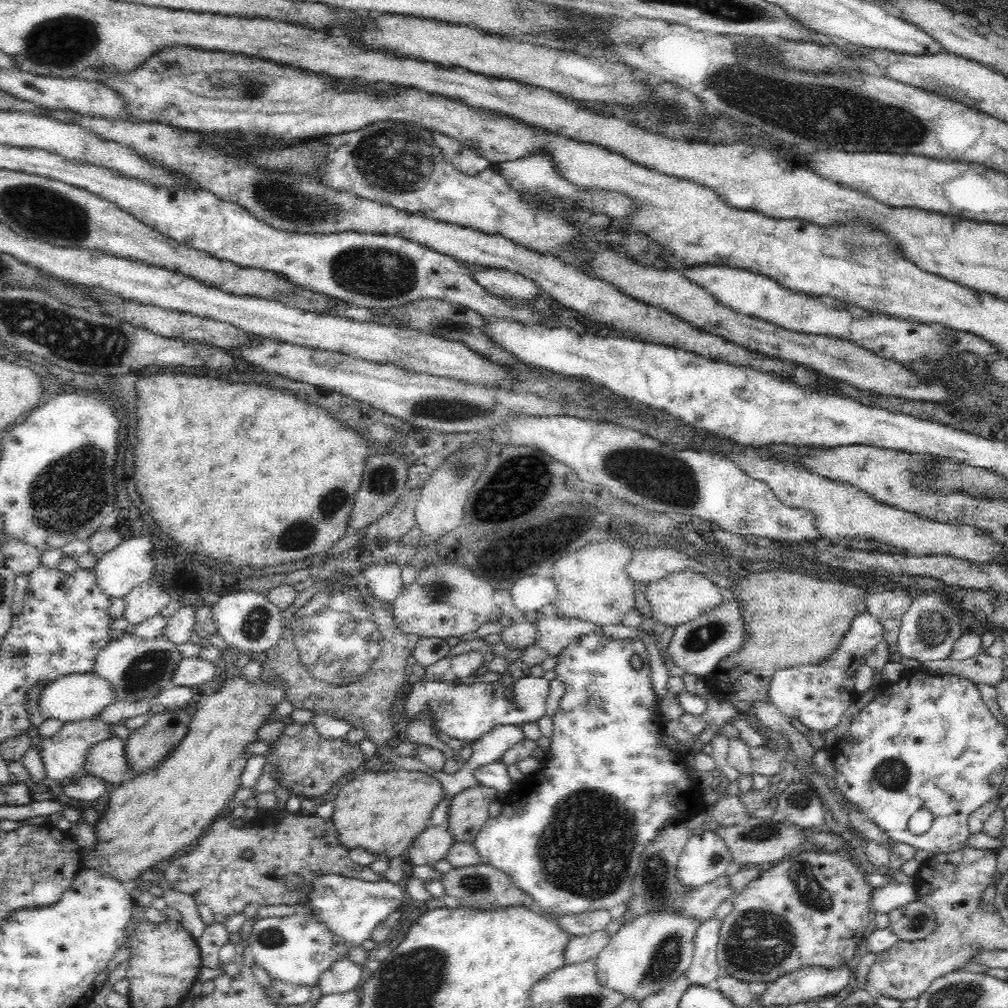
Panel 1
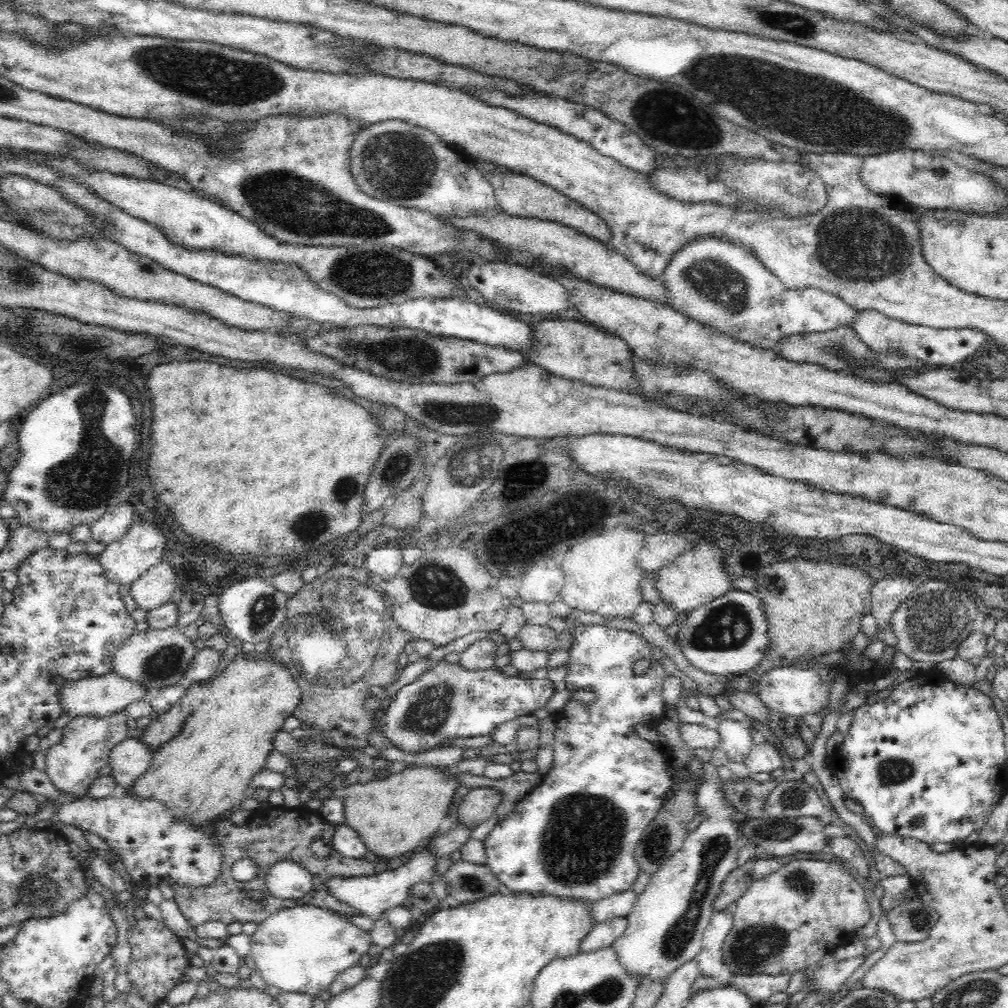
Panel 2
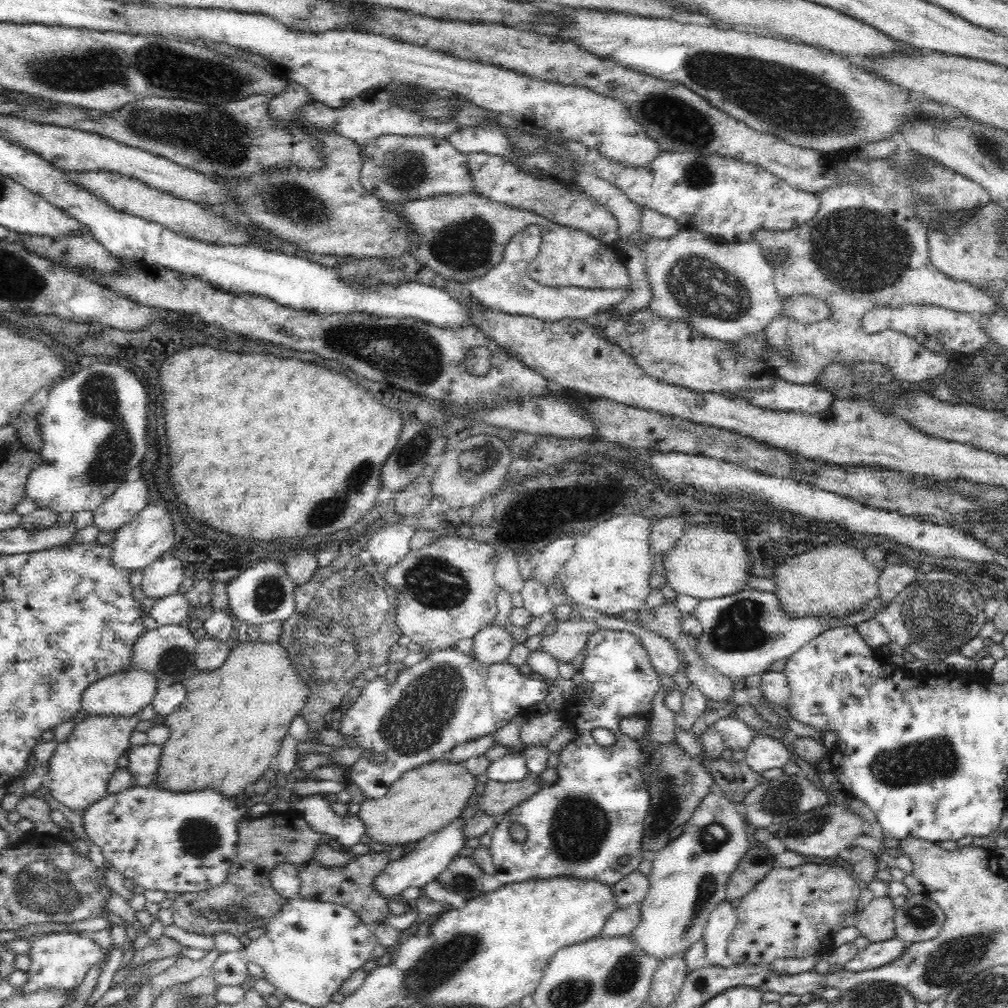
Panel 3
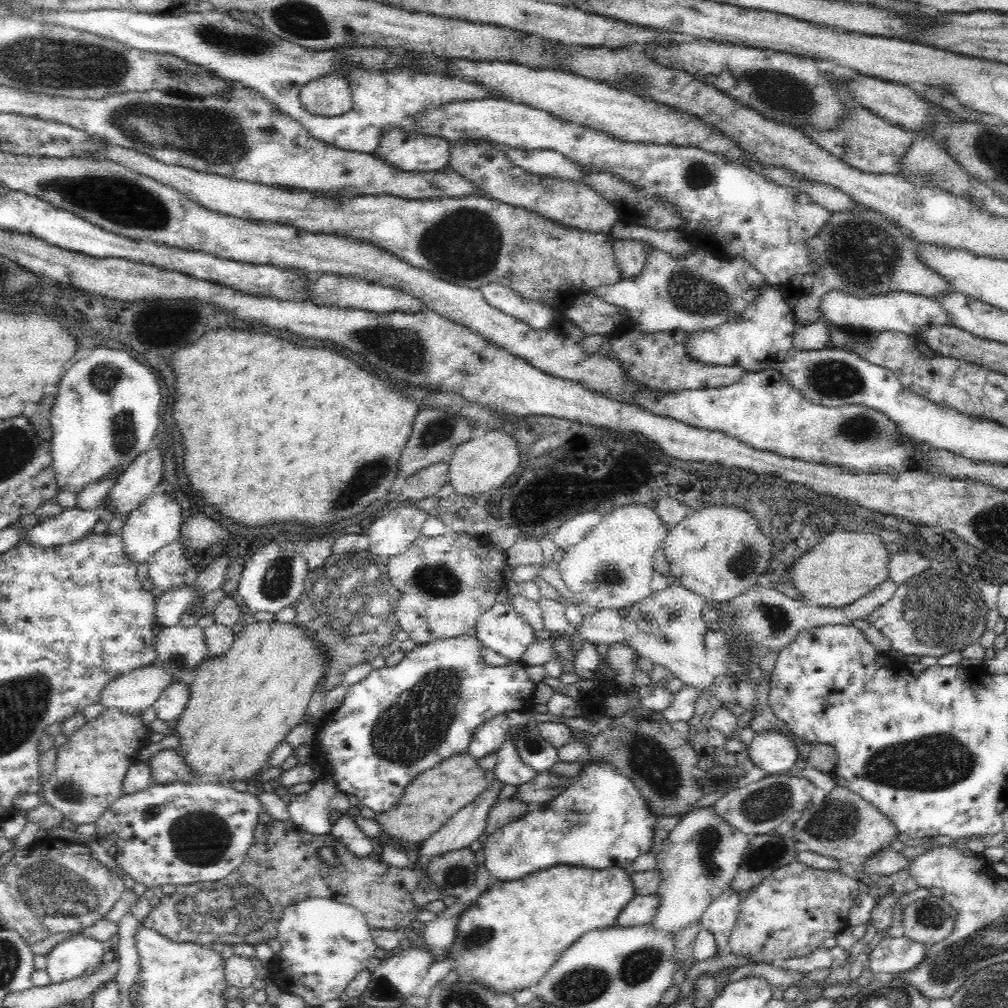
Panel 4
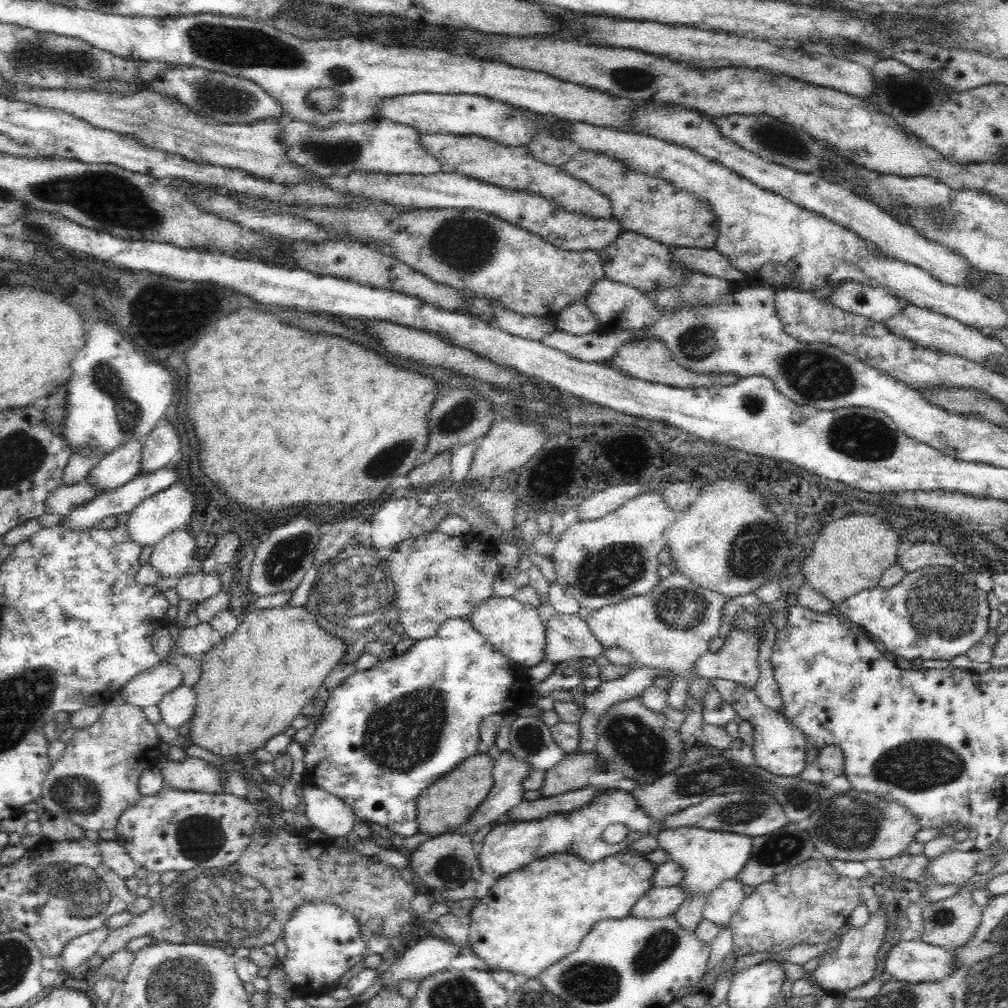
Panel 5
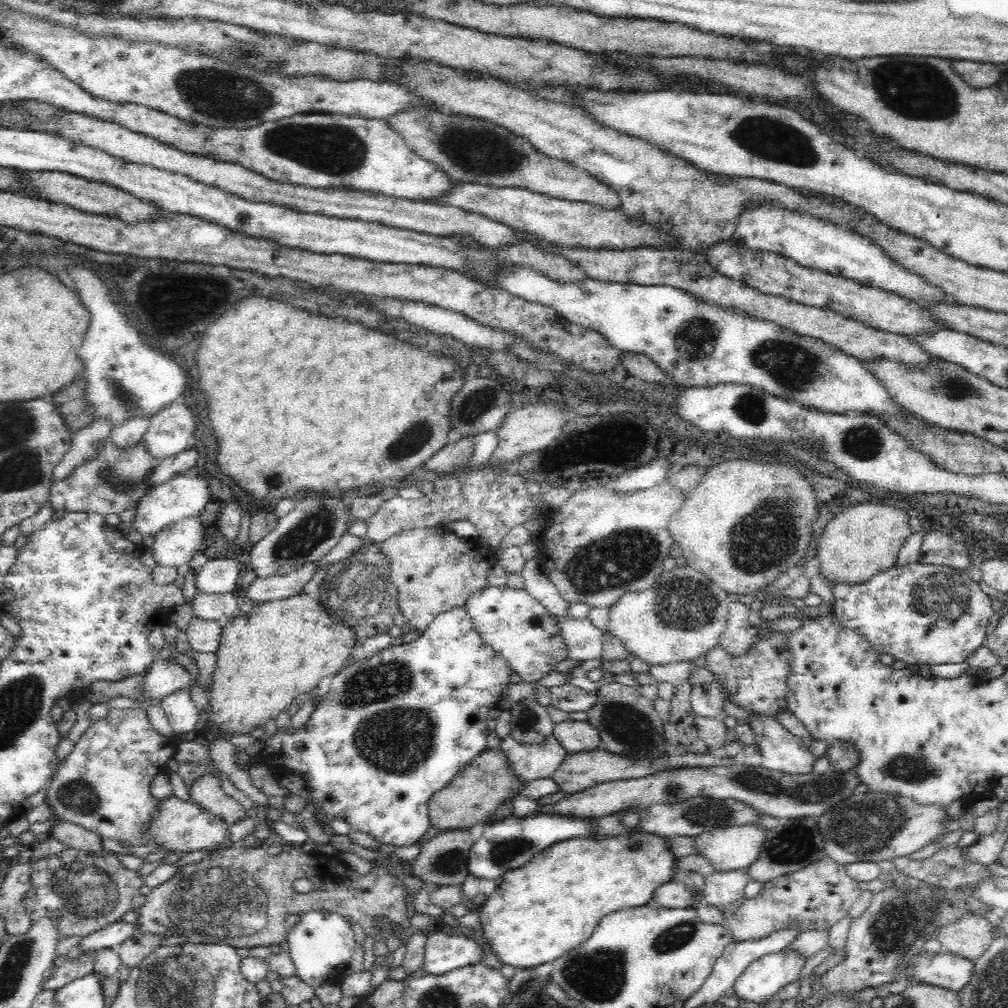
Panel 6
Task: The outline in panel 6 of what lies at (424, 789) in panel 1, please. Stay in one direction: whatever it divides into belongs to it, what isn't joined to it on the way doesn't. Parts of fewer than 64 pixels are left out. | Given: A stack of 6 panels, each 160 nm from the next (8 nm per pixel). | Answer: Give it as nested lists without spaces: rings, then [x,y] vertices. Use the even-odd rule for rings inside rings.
[[[486,749],[482,751],[476,758],[473,758],[464,768],[452,778],[448,786],[437,790],[432,798],[428,799],[428,818],[430,826],[437,830],[437,833],[444,831],[469,829],[476,824],[485,824],[490,815],[514,792],[518,792],[518,781],[514,777],[514,773],[508,769],[506,763],[506,755],[498,749]]]

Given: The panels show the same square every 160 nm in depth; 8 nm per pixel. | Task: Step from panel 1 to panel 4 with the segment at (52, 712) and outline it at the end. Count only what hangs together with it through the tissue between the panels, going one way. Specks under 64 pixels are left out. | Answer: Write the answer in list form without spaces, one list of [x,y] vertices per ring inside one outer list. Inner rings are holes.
[[[154,664],[140,667],[112,678],[101,691],[98,703],[106,709],[142,714],[173,681],[166,671]]]

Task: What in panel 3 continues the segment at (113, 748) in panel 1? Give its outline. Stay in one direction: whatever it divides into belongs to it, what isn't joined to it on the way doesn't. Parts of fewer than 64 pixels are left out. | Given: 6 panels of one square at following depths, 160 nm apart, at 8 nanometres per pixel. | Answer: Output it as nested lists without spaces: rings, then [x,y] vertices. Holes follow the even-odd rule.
[[[154,743],[130,744],[124,750],[128,760],[125,768],[128,769],[128,773],[132,777],[130,786],[145,787],[152,783],[156,776],[156,766],[158,766],[162,747],[163,745]]]

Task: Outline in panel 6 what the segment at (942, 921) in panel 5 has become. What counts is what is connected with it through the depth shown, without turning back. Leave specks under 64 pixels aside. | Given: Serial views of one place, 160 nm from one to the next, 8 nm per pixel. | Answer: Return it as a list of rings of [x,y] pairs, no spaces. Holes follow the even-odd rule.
[[[969,912],[957,922],[937,928],[936,934],[941,950],[974,962],[990,945],[992,925],[984,915]]]

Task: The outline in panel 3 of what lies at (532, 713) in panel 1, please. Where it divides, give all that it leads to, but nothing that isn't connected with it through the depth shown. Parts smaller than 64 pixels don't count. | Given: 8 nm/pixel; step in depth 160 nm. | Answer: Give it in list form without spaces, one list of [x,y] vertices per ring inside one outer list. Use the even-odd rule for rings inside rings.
[[[450,647],[436,652],[428,652],[428,657],[418,664],[409,666],[396,682],[390,686],[384,676],[376,677],[363,689],[359,689],[355,704],[347,711],[338,730],[343,736],[355,736],[360,748],[366,752],[376,750],[386,754],[385,763],[375,764],[370,759],[356,761],[349,770],[349,782],[354,782],[368,798],[380,798],[384,792],[414,766],[438,761],[440,756],[449,752],[457,744],[494,733],[506,726],[518,715],[528,716],[537,703],[542,703],[548,696],[550,681],[532,679],[521,674],[518,667],[508,661],[498,665],[480,664]]]

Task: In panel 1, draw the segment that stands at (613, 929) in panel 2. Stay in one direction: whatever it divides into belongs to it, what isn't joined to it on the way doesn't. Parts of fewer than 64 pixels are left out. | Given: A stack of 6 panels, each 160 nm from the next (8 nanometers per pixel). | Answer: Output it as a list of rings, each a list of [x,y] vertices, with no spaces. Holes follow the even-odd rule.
[[[605,931],[593,932],[571,938],[564,948],[564,966],[574,965],[580,962],[588,962],[608,945],[609,937]]]

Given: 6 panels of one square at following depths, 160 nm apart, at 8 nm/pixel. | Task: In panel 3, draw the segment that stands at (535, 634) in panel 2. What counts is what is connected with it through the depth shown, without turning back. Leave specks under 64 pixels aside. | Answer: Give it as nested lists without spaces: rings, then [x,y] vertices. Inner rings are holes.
[[[586,619],[559,621],[557,629],[551,634],[542,634],[540,649],[551,654],[556,660],[569,662],[582,650],[588,634],[599,627]]]

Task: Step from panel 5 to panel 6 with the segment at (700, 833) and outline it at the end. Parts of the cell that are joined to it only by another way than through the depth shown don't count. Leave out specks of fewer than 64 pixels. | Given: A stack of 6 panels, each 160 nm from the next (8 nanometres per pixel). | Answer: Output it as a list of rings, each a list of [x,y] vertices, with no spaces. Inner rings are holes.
[[[754,825],[720,827],[694,836],[693,846],[697,854],[704,857],[712,865],[713,874],[745,870],[747,866],[750,866],[758,858],[760,846],[764,842],[765,831]]]

